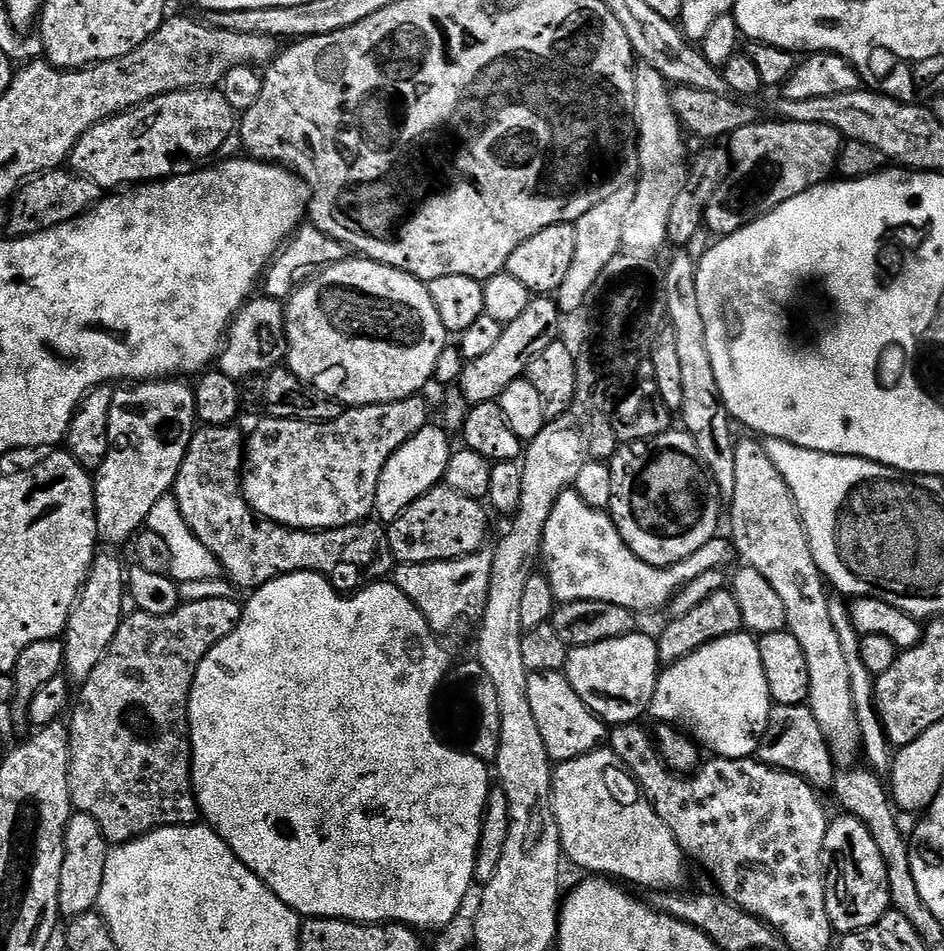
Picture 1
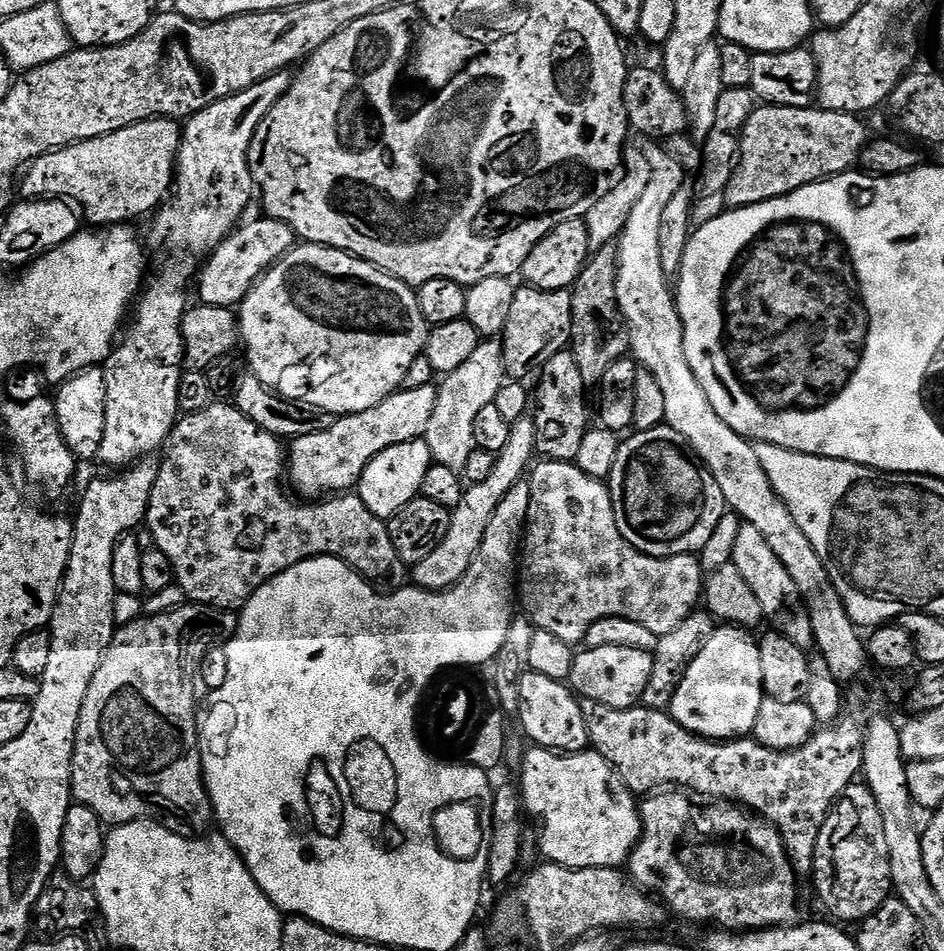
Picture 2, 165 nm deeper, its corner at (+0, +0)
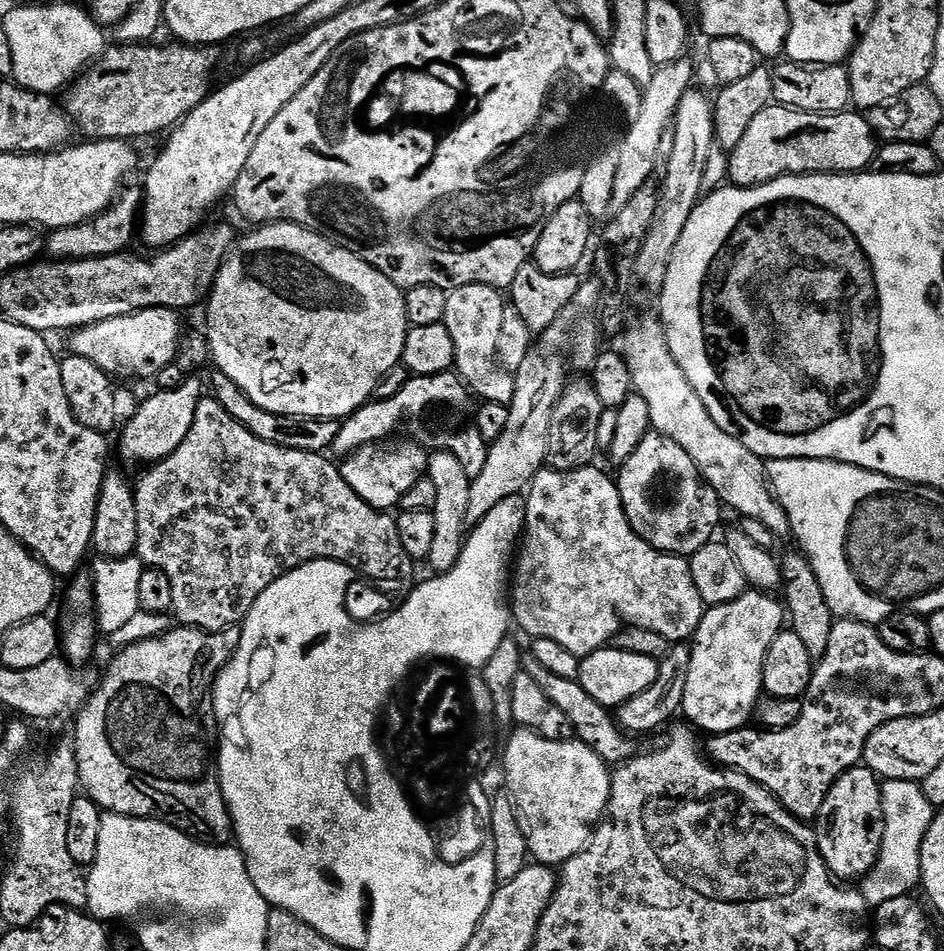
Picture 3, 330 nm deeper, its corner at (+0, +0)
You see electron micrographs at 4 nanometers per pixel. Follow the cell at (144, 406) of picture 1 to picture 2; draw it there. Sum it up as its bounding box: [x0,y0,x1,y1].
[98,71,293,469]

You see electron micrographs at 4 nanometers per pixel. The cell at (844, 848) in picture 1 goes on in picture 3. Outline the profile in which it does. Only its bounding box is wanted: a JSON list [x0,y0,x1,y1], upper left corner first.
[814,766,884,881]

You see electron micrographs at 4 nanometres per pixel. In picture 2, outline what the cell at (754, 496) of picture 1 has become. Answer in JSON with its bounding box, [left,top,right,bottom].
[731,523,816,650]

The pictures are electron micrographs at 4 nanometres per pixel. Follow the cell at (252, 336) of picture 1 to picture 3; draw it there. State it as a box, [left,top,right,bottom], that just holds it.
[67,308,182,378]

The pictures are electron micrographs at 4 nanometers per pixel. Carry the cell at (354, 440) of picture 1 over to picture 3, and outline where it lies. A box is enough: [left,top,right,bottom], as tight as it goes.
[331,371,490,477]

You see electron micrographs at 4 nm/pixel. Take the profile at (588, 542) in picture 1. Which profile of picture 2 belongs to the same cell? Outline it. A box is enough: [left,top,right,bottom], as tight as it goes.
[518,460,706,646]

